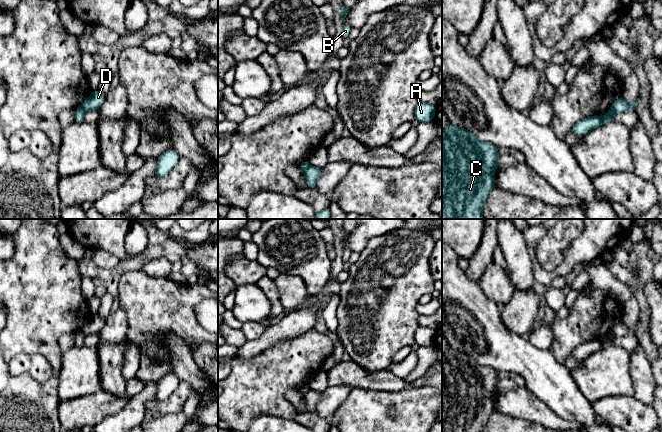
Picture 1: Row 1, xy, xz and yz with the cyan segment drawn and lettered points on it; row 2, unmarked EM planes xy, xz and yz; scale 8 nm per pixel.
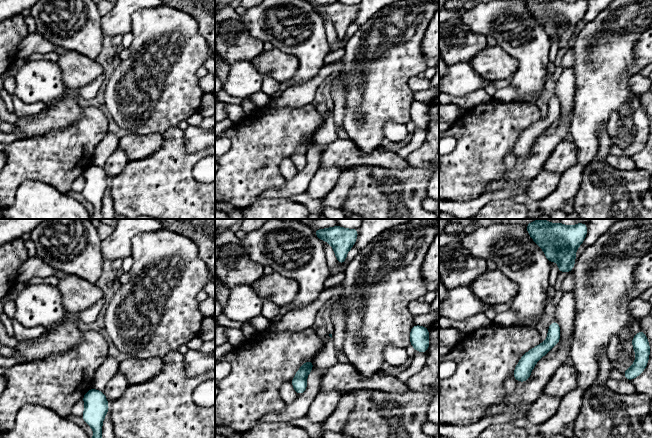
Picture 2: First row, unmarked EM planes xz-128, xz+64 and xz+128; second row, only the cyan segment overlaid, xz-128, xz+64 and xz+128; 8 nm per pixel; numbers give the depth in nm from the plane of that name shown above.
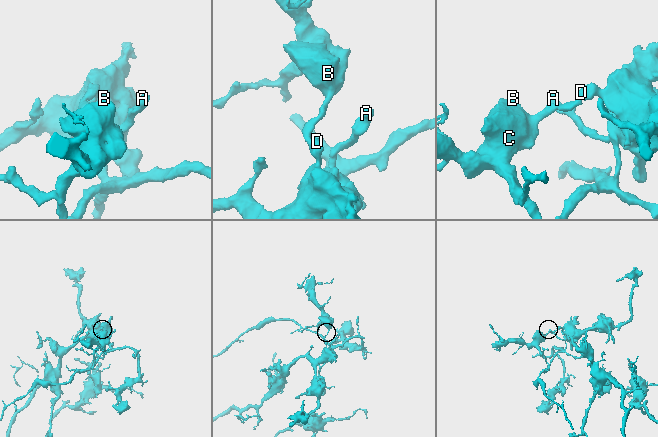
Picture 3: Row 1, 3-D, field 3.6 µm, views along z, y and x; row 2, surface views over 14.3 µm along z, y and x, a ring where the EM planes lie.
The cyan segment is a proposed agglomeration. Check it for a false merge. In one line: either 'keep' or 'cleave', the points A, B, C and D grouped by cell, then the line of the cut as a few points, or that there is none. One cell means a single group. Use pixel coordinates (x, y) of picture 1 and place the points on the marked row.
cleave; A D / B C; cut in xz along (310, 165), (303, 171)

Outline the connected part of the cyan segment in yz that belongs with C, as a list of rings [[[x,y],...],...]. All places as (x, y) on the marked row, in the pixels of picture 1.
[[[448,122],[442,132],[442,219],[483,219],[484,204],[489,196],[490,190],[496,186],[493,173],[499,166],[498,147],[492,143],[481,141],[465,128],[454,126]]]

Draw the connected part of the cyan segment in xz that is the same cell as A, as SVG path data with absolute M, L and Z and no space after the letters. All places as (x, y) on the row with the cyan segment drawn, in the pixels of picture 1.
M419 102L415 108L415 119L420 123L427 123L434 120L436 105L427 102Z

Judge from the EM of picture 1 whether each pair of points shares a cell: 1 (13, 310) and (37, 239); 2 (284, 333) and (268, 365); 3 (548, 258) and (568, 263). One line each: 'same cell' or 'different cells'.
1: same cell
2: different cells
3: different cells

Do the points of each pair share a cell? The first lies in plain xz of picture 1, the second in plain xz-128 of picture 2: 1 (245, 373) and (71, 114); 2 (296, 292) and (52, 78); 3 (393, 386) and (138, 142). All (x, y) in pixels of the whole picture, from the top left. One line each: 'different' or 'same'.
1: different
2: different
3: same

